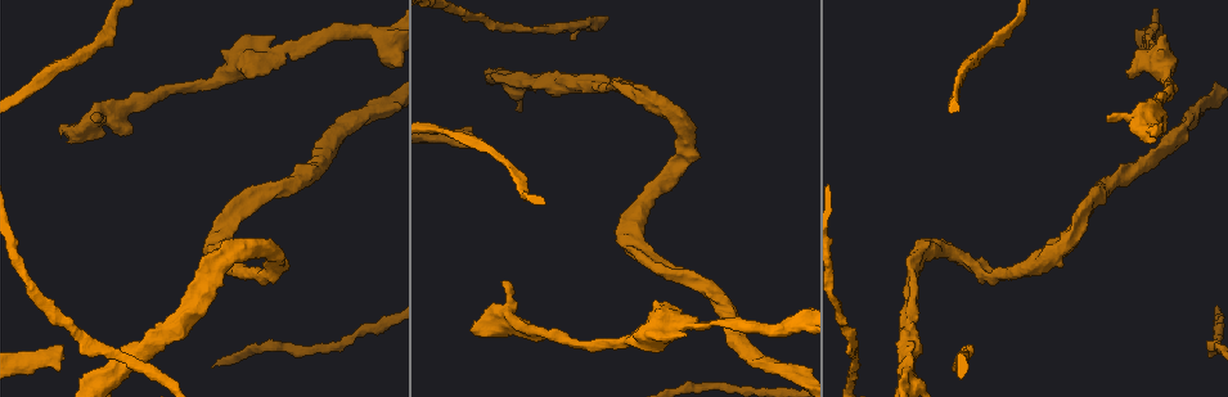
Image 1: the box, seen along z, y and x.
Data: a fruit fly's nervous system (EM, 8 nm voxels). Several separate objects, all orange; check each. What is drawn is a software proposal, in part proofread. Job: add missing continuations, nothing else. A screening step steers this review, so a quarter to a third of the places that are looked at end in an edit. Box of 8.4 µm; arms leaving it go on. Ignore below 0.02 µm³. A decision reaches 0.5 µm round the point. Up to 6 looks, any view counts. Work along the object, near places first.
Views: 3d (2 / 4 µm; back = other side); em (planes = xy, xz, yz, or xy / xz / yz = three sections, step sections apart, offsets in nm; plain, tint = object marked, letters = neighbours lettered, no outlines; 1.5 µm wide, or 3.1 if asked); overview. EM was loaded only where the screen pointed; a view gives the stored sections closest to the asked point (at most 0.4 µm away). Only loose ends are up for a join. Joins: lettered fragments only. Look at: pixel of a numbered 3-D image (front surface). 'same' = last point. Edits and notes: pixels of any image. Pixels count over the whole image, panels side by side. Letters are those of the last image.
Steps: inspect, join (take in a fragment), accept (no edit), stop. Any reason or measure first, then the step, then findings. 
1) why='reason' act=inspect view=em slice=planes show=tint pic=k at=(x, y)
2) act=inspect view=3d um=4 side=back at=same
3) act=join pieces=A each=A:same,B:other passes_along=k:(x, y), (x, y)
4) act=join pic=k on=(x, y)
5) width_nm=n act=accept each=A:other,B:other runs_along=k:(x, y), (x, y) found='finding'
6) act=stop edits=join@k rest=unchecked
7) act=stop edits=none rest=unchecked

why='an open end' act=inspect view=3d um=2 pic=1 at=(63, 345)

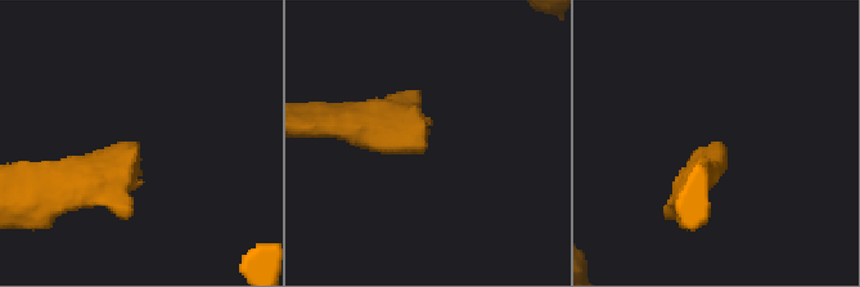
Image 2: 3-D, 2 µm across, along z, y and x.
act=inspect view=em slice=planes show=letters pic=2 at=(425, 145)

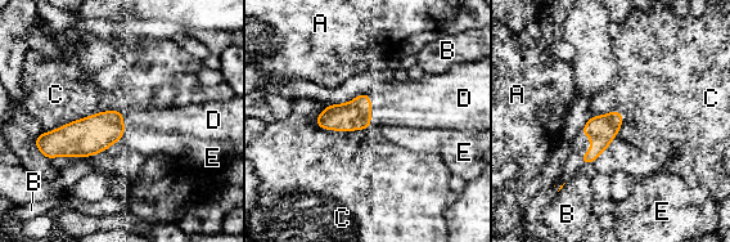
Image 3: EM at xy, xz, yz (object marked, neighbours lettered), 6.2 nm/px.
longest_contact=C:360nm act=join pieces=D each=A:other,B:other,C:other,D:same,E:other found='the neuron continues'

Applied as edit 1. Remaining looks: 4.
why='see it whole again' act=inspect view=overview

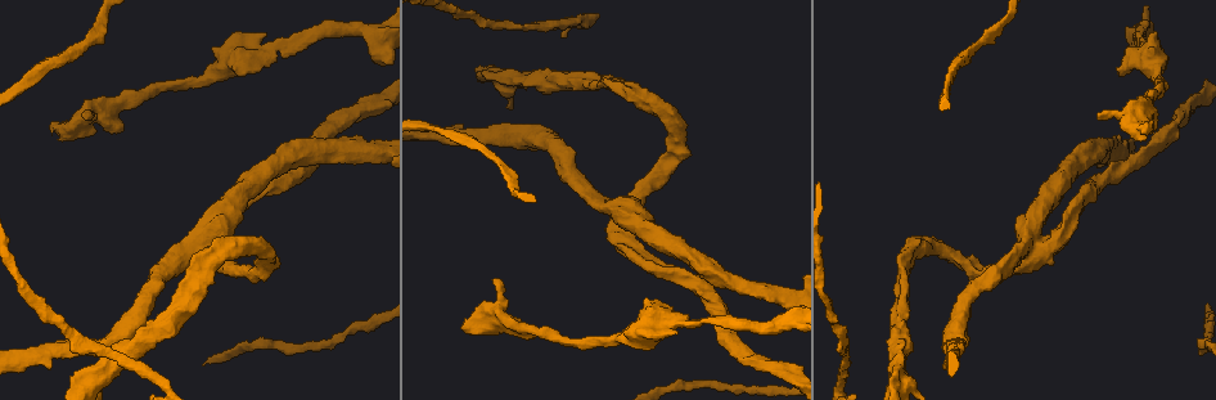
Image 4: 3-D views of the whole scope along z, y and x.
why='free end' act=inspect view=em slice=planes show=plain pic=4 at=(462, 329)

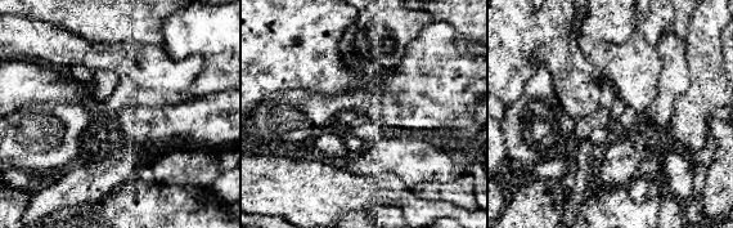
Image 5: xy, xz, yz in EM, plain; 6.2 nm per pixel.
why='what lies round it' act=inspect view=em slice=planes show=letters at=same

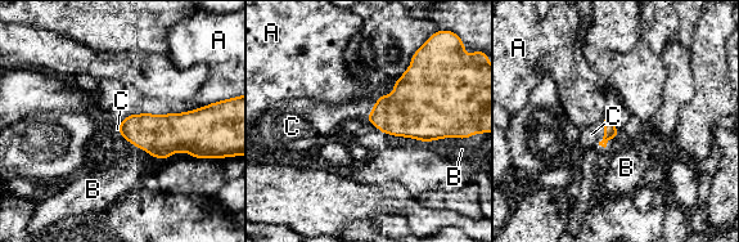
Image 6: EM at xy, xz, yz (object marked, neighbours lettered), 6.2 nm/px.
act=join pieces=C each=A:other,B:other,C:same found='the neuron continues'

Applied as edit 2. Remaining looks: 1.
act=stop edits=join@3,join@6 rest=unchecked

